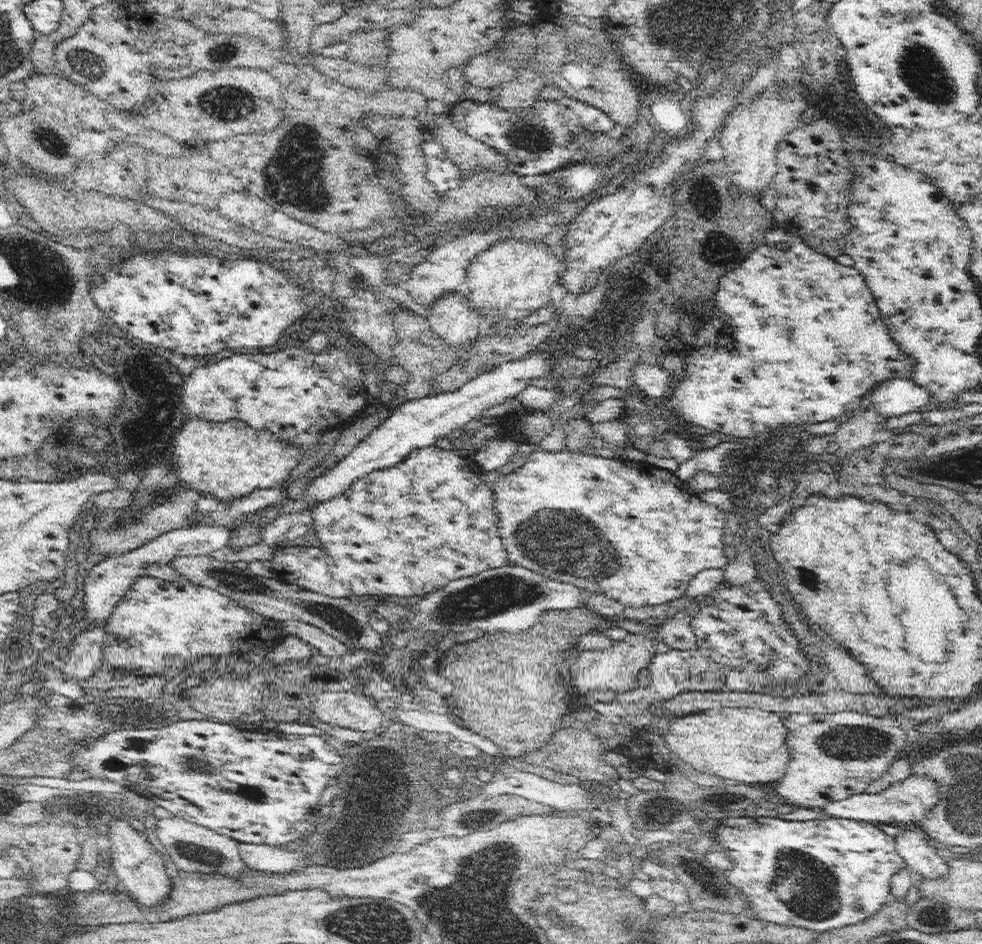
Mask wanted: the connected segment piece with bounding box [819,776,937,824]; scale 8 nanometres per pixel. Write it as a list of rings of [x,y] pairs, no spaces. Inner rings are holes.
[[[911,776],[900,782],[894,782],[892,786],[886,789],[882,794],[856,794],[848,798],[831,801],[826,803],[821,809],[828,817],[844,818],[856,820],[870,824],[894,822],[915,823],[926,815],[926,810],[936,802],[937,787],[932,780],[928,778],[915,778]]]

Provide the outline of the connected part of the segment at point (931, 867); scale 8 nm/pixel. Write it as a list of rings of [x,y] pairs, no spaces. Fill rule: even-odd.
[[[901,829],[895,836],[894,849],[914,873],[925,878],[939,878],[948,872],[948,866],[925,839],[914,831]]]

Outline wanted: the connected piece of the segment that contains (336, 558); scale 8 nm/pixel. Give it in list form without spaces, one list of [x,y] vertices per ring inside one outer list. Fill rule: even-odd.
[[[434,445],[416,449],[411,452],[404,460],[398,462],[394,466],[378,469],[356,478],[354,482],[350,482],[348,488],[342,491],[338,496],[333,496],[330,500],[322,501],[316,505],[314,511],[315,533],[322,542],[322,548],[314,547],[282,547],[274,548],[274,554],[271,558],[273,575],[284,581],[292,583],[313,593],[323,594],[330,598],[346,598],[353,595],[386,595],[394,594],[396,596],[413,596],[414,594],[430,594],[434,590],[442,588],[451,580],[462,577],[474,576],[480,572],[507,566],[506,551],[502,544],[496,528],[496,515],[492,511],[492,487],[486,486],[486,483],[480,479],[478,472],[482,472],[476,463],[472,464],[472,458],[462,458],[456,456],[454,451],[438,449]]]

